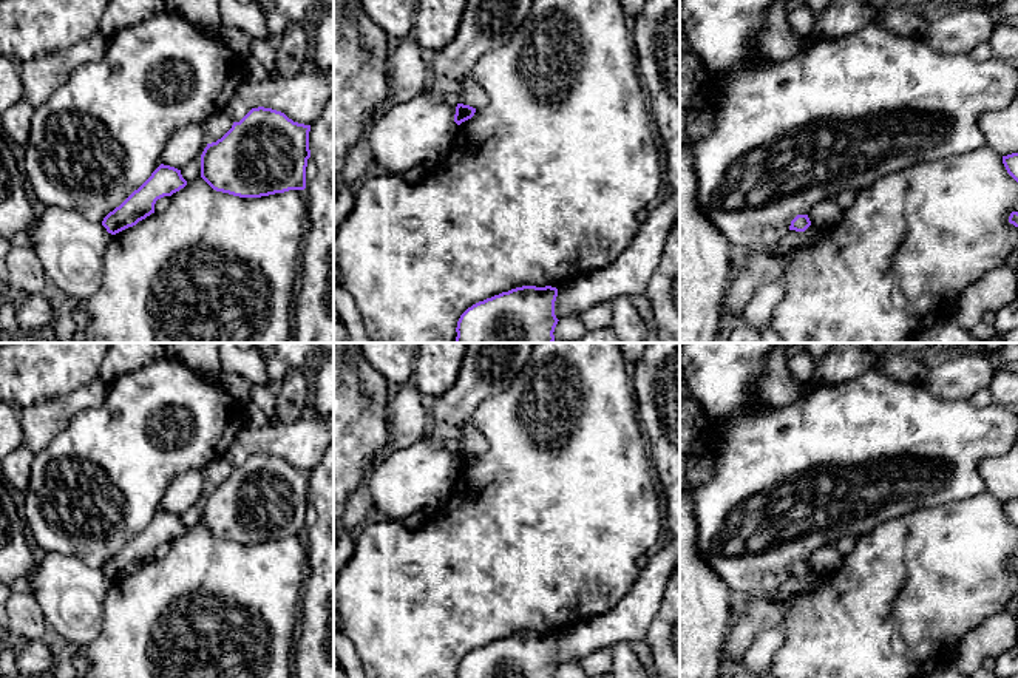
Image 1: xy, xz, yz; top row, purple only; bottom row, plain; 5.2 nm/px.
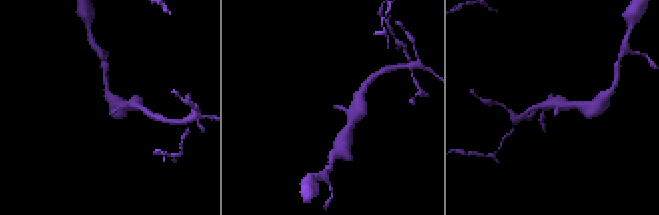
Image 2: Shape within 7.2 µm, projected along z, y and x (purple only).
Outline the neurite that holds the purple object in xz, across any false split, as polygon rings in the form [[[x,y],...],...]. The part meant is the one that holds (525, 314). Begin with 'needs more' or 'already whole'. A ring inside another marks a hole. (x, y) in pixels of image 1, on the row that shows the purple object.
already whole; [[[522,286],[479,301],[460,315],[456,343],[553,343],[556,297],[551,286]]]

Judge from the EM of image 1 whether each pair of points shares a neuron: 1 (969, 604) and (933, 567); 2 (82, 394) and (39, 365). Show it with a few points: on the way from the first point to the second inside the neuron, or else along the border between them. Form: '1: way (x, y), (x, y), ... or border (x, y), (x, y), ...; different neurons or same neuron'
1: way (960, 595), (946, 581), (943, 573); same neuron
2: border (98, 376), (68, 393), (42, 402); different neurons

